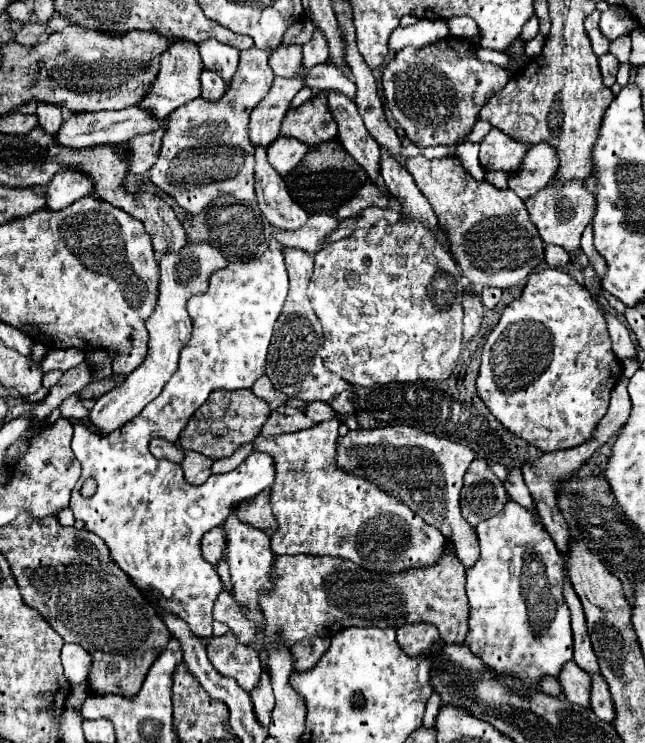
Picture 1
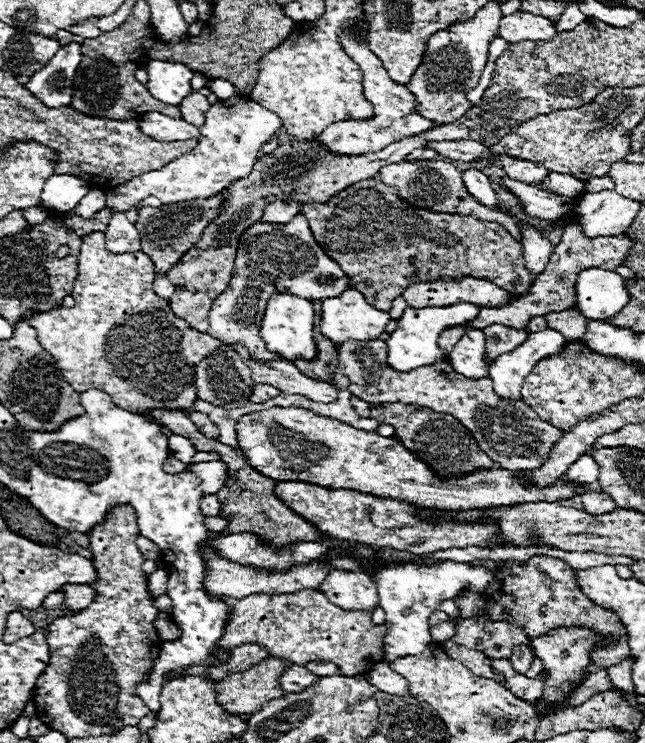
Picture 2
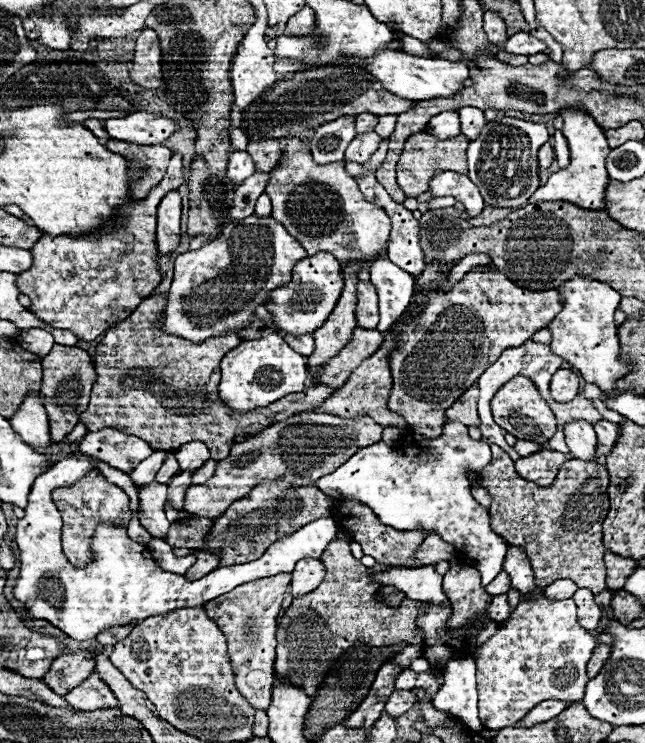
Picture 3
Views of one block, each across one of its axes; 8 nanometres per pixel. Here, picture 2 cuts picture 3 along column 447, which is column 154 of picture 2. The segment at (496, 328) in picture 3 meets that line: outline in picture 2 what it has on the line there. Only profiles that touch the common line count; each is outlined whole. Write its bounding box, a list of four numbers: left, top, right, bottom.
[28,232,222,422]

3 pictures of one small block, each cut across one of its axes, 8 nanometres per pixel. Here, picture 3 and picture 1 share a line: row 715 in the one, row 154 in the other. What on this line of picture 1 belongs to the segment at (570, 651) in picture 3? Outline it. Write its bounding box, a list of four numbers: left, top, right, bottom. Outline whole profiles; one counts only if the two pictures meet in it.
[480,128,528,176]

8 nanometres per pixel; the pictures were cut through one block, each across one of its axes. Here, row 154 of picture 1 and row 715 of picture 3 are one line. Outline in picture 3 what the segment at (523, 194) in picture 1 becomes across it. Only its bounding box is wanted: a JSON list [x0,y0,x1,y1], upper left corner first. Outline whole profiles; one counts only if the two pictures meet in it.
[518,700,566,726]

